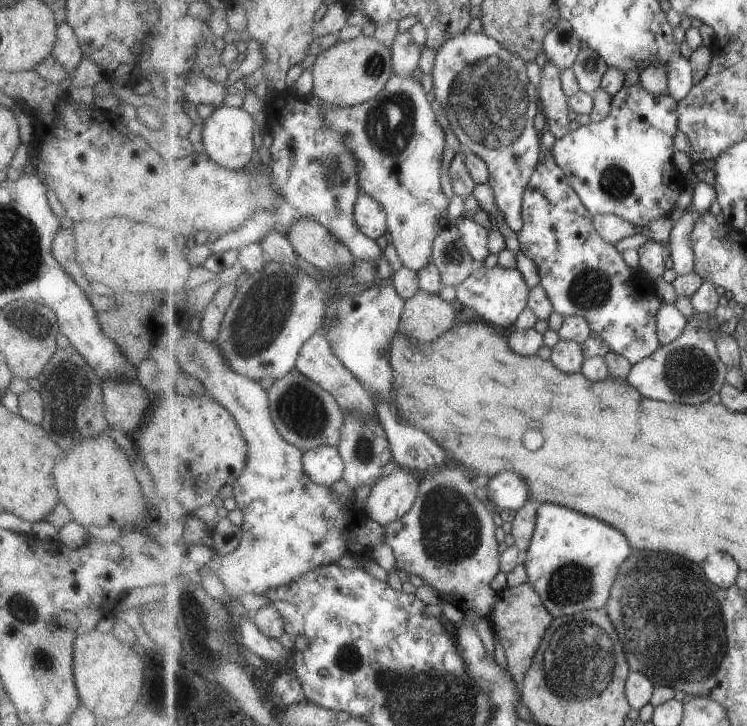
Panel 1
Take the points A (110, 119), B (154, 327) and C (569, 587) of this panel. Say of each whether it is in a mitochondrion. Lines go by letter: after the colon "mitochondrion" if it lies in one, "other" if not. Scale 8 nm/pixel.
A: other
B: other
C: mitochondrion

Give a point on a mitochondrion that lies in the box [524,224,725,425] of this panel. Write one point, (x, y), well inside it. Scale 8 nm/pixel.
(688, 372)

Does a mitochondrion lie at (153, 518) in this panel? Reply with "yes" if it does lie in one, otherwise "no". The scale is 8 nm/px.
no

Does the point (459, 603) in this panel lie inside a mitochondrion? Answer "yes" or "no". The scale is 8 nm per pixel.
no

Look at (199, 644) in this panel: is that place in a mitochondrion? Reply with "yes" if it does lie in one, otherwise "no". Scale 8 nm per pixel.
no

